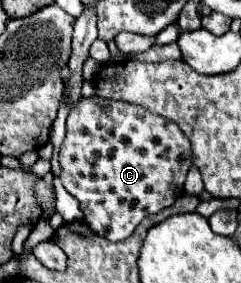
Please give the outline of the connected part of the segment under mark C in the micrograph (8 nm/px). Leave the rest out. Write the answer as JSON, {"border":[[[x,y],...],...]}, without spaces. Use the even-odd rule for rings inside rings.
{"border":[[[82,98],[66,120],[66,138],[60,146],[60,178],[64,188],[80,202],[80,210],[84,214],[84,222],[98,236],[118,242],[126,240],[136,226],[148,214],[156,214],[176,202],[184,194],[184,180],[192,166],[192,146],[186,134],[168,118],[148,112],[142,106],[124,102],[124,100],[108,100],[108,98]]]}

